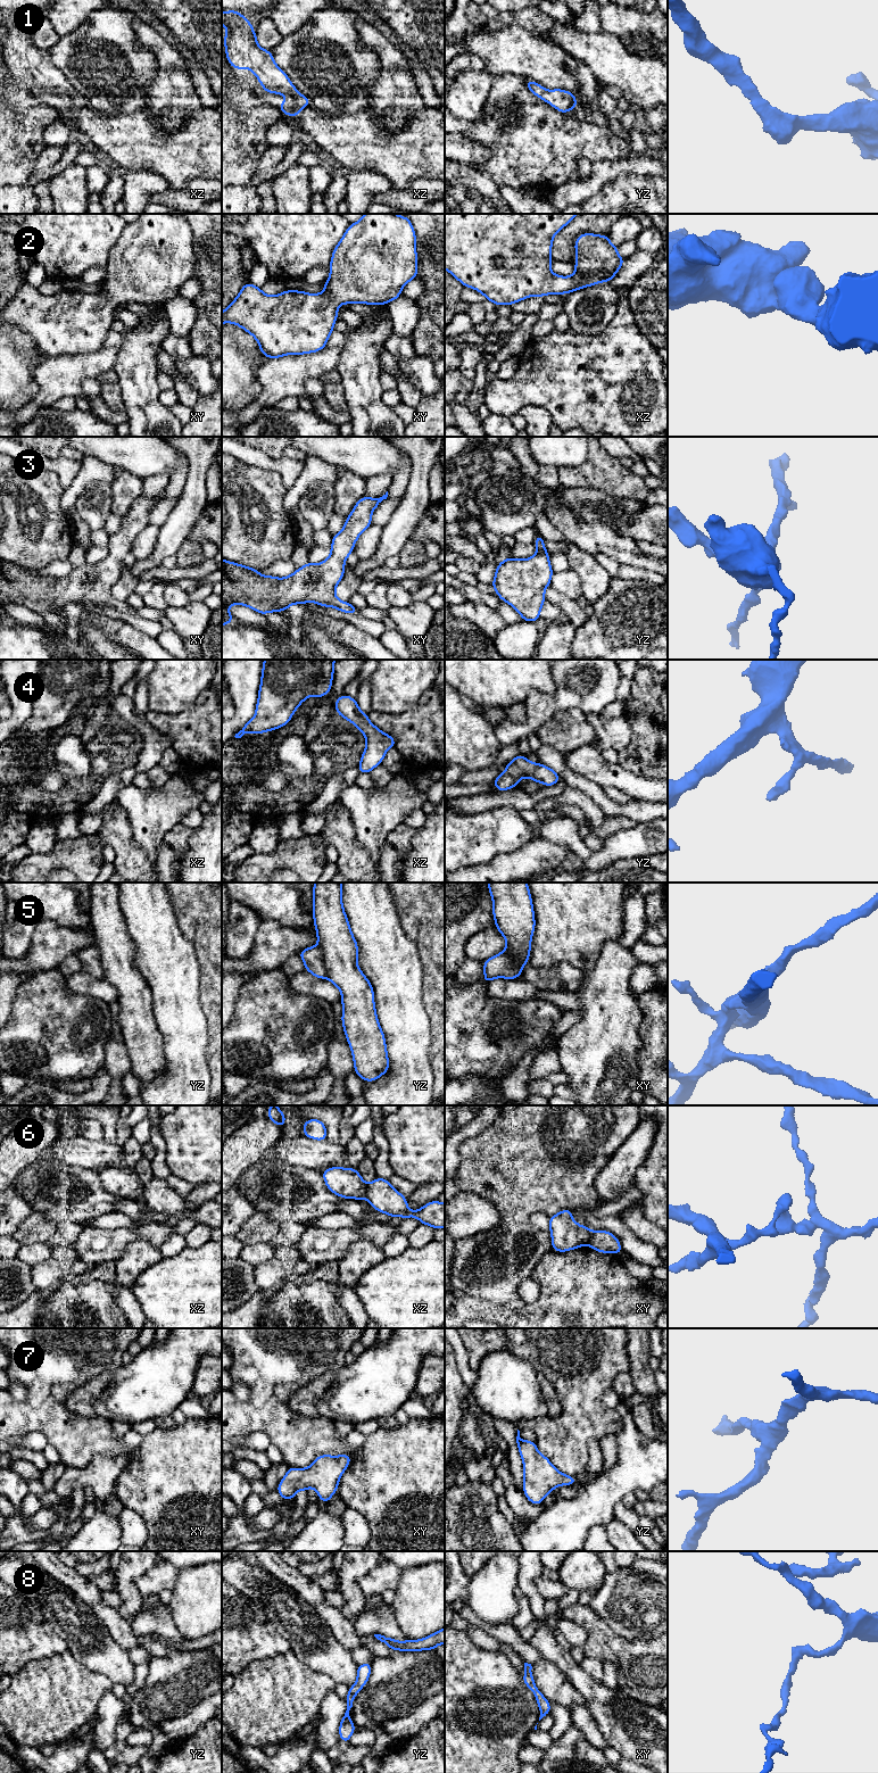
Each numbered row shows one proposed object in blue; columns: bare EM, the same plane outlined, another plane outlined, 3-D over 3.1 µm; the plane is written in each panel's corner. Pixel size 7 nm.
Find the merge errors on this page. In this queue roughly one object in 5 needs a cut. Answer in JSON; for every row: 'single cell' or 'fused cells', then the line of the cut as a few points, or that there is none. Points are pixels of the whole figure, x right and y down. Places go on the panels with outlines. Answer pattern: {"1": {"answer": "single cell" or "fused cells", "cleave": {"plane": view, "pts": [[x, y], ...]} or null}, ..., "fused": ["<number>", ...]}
{"1": {"answer": "single cell", "cleave": null}, "2": {"answer": "single cell", "cleave": null}, "3": {"answer": "single cell", "cleave": null}, "4": {"answer": "single cell", "cleave": null}, "5": {"answer": "fused cells", "cleave": {"plane": "yz", "pts": [[317, 945], [323, 954], [328, 977]]}}, "6": {"answer": "fused cells", "cleave": {"plane": "xz", "pts": [[367, 1184], [365, 1196]]}}, "7": {"answer": "single cell", "cleave": null}, "8": {"answer": "single cell", "cleave": null}, "fused": ["5", "6"]}

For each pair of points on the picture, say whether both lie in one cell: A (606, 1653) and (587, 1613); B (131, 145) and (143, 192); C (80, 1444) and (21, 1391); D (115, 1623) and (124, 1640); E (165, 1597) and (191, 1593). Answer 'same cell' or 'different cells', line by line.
A: same cell
B: different cells
C: different cells
D: same cell
E: different cells

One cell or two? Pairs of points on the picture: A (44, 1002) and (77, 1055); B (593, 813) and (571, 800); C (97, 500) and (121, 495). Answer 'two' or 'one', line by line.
A: one
B: one
C: two

